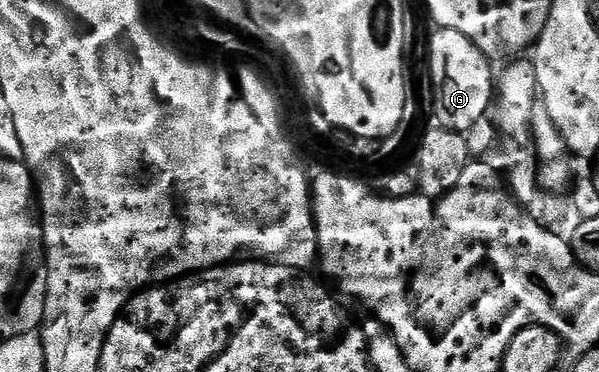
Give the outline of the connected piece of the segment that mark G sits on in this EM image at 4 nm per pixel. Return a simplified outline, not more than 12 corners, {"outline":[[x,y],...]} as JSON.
{"outline":[[435,28],[436,121],[467,134],[491,112],[496,73],[460,31]]}

